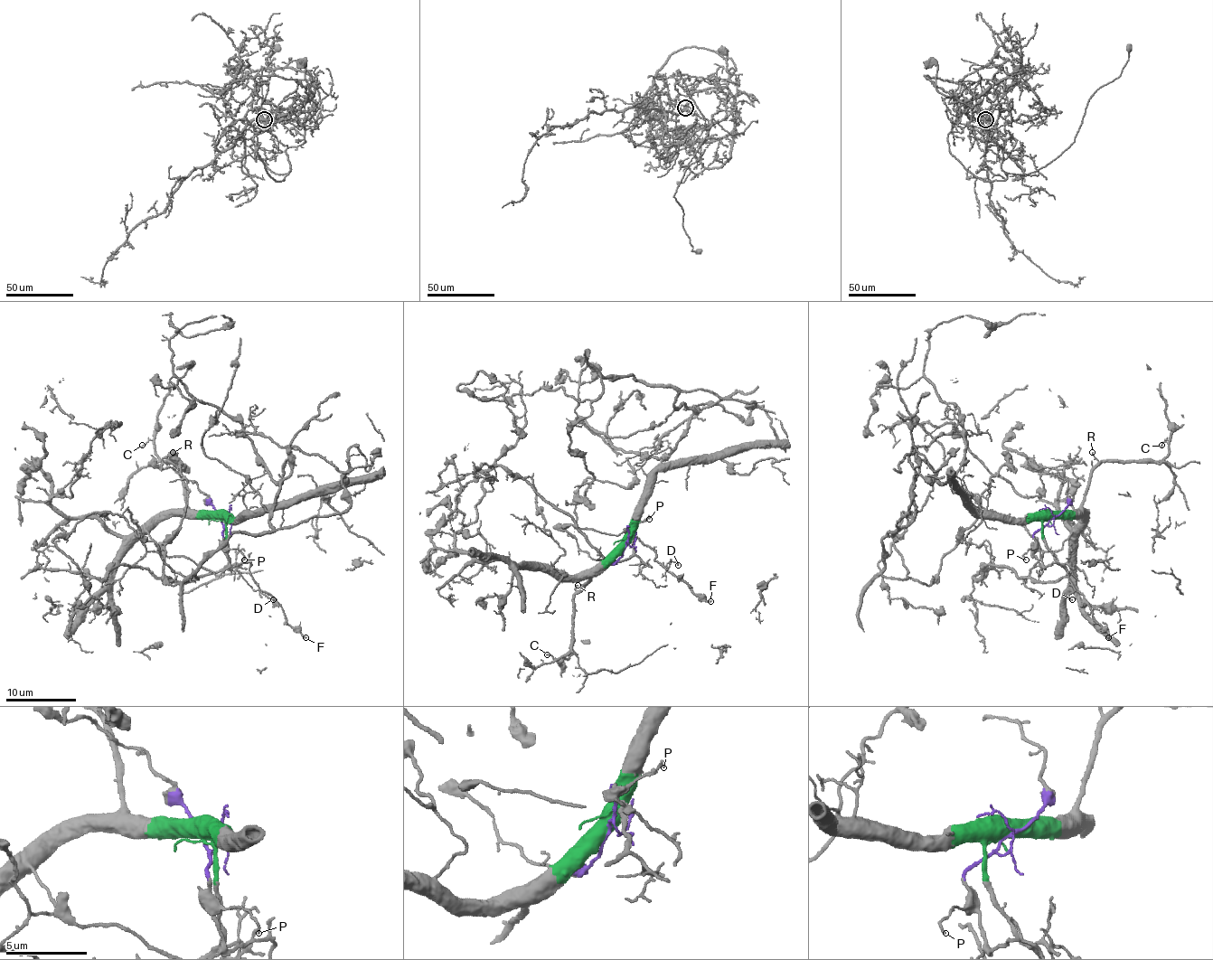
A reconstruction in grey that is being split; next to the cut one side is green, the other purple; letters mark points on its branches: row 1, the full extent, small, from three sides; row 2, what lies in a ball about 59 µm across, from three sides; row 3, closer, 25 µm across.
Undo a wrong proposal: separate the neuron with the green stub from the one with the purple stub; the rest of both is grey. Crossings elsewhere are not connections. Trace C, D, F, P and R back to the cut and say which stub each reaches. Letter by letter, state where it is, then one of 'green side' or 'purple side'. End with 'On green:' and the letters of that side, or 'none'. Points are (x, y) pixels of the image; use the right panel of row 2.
C: at (1161, 445); green side
D: at (1072, 599); purple side
F: at (1108, 637); purple side
P: at (1026, 560); purple side
R: at (1092, 452); green side
On green: C, R

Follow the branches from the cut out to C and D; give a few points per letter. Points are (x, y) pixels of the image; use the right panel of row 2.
C: (1053, 517), (1081, 505), (1090, 474), (1102, 461), (1160, 461), (1169, 453), (1169, 442), (1165, 440), (1161, 446)
D: (1053, 517), (1034, 533), (1036, 549), (1044, 566), (1060, 562), (1066, 568), (1074, 588), (1068, 596), (1072, 599)

